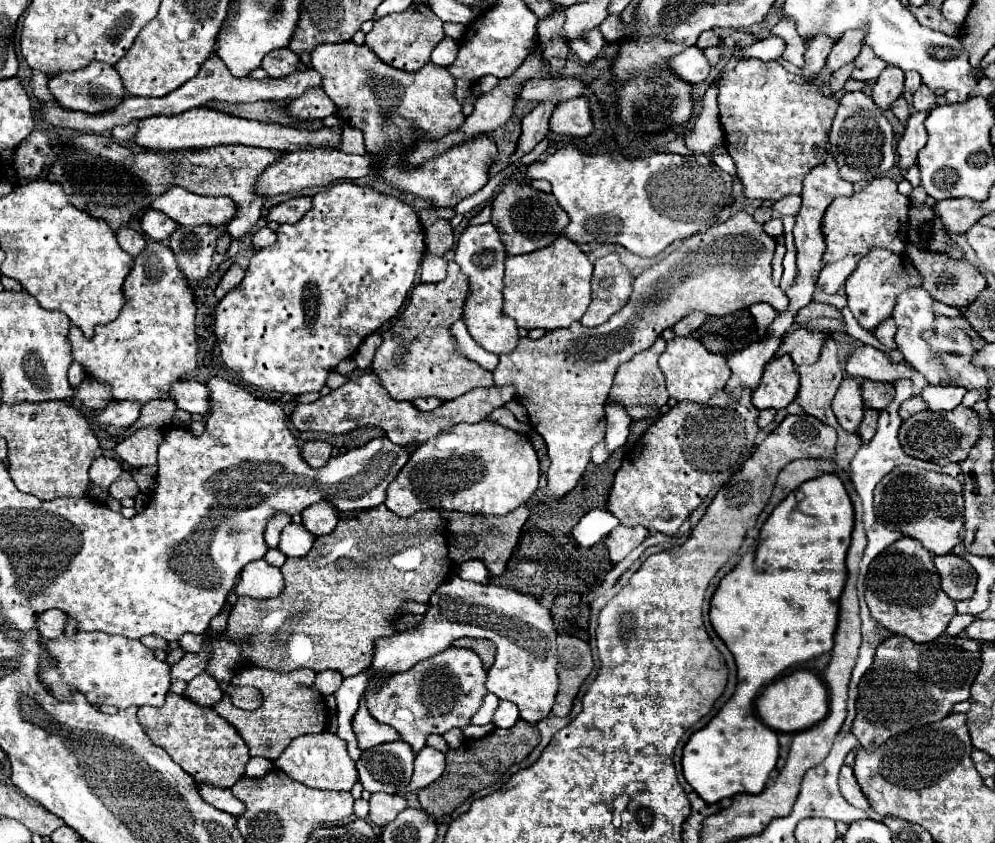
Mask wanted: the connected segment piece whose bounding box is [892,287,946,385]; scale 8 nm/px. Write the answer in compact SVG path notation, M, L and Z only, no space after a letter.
M910 287L906 291L902 291L898 295L898 301L896 301L896 307L894 307L894 321L898 325L898 331L896 331L896 343L898 343L898 349L900 353L906 357L906 361L916 369L920 371L928 383L932 385L946 385L946 379L942 377L942 371L940 371L940 359L936 357L936 353L928 347L928 343L922 339L922 331L928 329L934 321L934 311L932 311L932 303L934 299L930 299L930 293L926 293L922 287Z

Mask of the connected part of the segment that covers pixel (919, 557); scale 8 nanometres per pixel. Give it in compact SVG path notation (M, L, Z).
M910 537L898 539L870 563L864 587L864 599L872 619L890 633L904 635L914 643L930 643L938 639L956 615L954 601L940 587L940 575L932 563L932 555Z

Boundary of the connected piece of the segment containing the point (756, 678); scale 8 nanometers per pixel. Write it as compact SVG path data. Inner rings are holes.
M828 473L810 479L792 491L770 513L760 531L760 541L752 561L740 561L734 571L720 581L712 597L710 623L734 655L738 665L738 687L722 711L704 729L696 731L682 751L684 779L706 803L718 803L720 799L734 797L738 793L764 791L766 781L778 761L778 737L754 715L754 699L762 687L774 681L784 669L832 651L838 623L838 599L846 583L844 559L850 547L852 527L854 507L844 483L836 475Z

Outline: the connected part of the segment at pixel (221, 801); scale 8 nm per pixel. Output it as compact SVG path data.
M202 783L198 785L198 789L200 789L198 793L202 795L202 799L220 811L226 811L234 817L240 817L246 811L246 805L240 803L236 795L232 795L232 789L218 789L212 785L202 785Z

